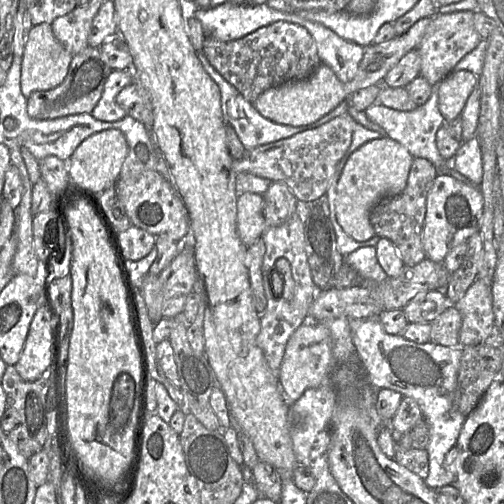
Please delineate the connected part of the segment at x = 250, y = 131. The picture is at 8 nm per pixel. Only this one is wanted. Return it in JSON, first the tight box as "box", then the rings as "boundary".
{"box":[197,51,349,151],"boundary":[[[199,51],[197,53],[198,60],[200,61],[205,72],[210,76],[210,78],[217,84],[220,95],[221,95],[221,111],[223,114],[223,119],[226,124],[233,127],[235,130],[240,142],[244,146],[246,151],[250,151],[259,146],[276,142],[285,138],[289,138],[298,133],[317,128],[331,119],[340,116],[341,114],[348,111],[349,100],[342,101],[335,109],[331,112],[320,118],[319,120],[304,126],[290,126],[283,125],[276,122],[273,122],[265,117],[263,117],[257,109],[253,106],[251,102],[246,100],[241,93],[229,82],[227,82],[220,73],[209,63],[205,55]]]}

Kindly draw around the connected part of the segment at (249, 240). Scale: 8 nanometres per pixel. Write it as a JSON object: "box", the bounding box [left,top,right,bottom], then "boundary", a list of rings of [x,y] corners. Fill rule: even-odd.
{"box":[236,192,267,247],"boundary":[[[252,192],[239,194],[236,222],[239,238],[247,247],[262,238],[267,228],[263,195]]]}

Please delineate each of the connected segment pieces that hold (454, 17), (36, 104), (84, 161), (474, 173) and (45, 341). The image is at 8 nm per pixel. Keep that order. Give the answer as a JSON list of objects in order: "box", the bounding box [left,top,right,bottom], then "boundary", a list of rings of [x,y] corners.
[{"box":[417,10,481,86],"boundary":[[[471,10],[446,14],[436,12],[433,16],[417,47],[421,59],[420,75],[432,86],[449,75],[455,65],[479,44],[481,36],[474,27],[474,13]]]},{"box":[27,47,112,120],"boundary":[[[86,47],[73,56],[67,75],[60,85],[50,90],[35,91],[27,98],[28,115],[34,119],[47,120],[72,114],[91,114],[112,71],[103,60],[99,47]]]},{"box":[67,129,127,193],"boundary":[[[119,129],[96,132],[82,141],[67,160],[69,178],[77,188],[102,193],[116,185],[127,153],[126,138]]]},{"box":[454,137,483,185],"boundary":[[[477,137],[460,142],[454,156],[454,170],[468,178],[472,185],[480,185],[483,178],[482,155]]]},{"box":[16,304,51,381],"boundary":[[[43,304],[31,321],[16,370],[24,381],[38,380],[51,366],[50,315]]]}]

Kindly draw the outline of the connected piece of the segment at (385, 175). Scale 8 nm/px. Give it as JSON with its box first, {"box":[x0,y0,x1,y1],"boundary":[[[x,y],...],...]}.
{"box":[335,136,413,242],"boundary":[[[388,136],[368,141],[350,155],[338,180],[335,199],[337,220],[350,237],[358,242],[365,242],[376,235],[370,223],[370,213],[383,199],[402,193],[407,185],[413,158],[403,145]]]}

